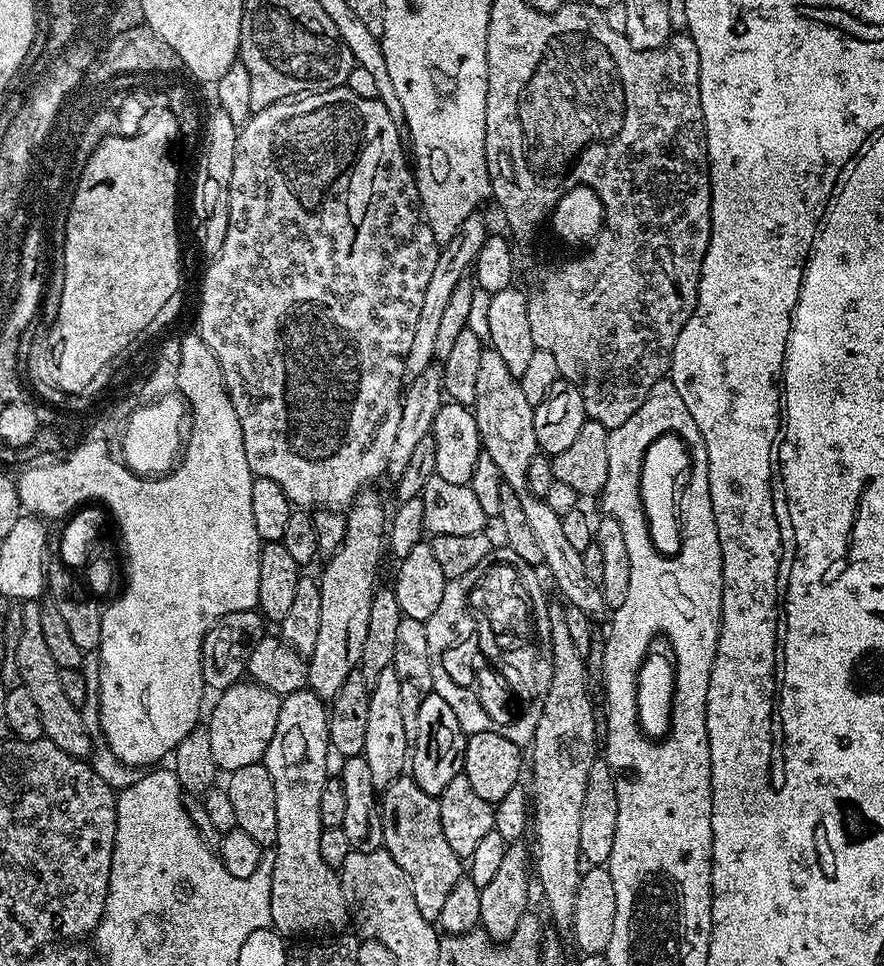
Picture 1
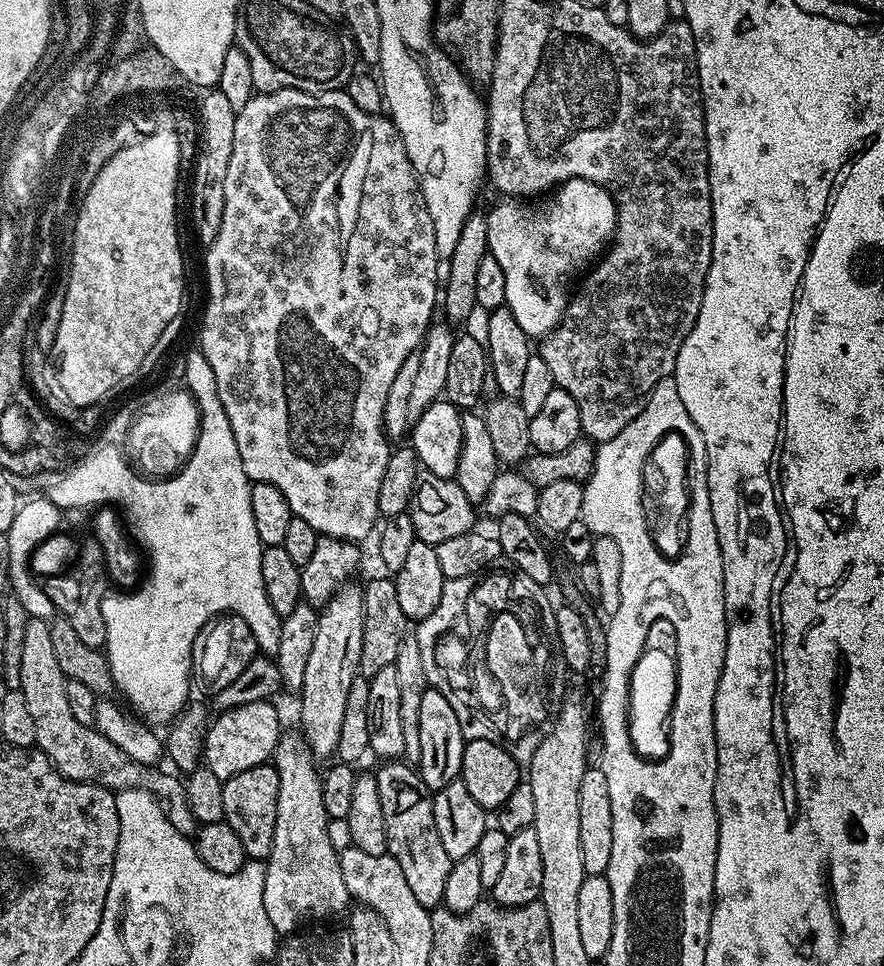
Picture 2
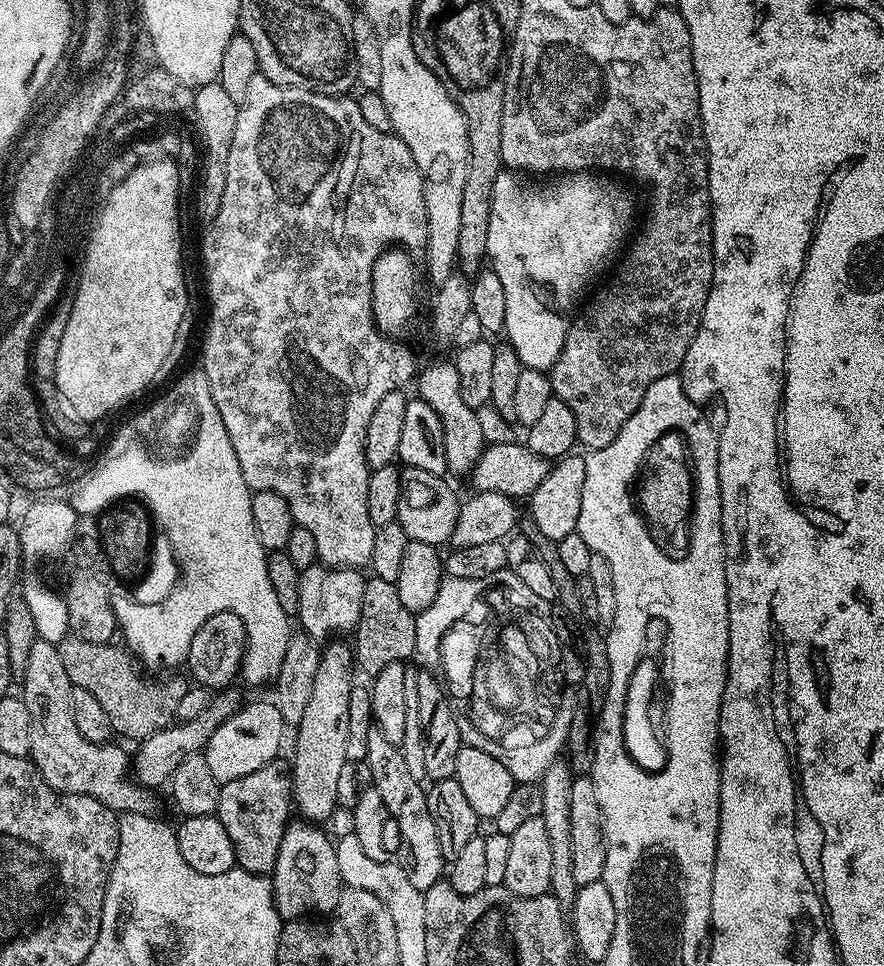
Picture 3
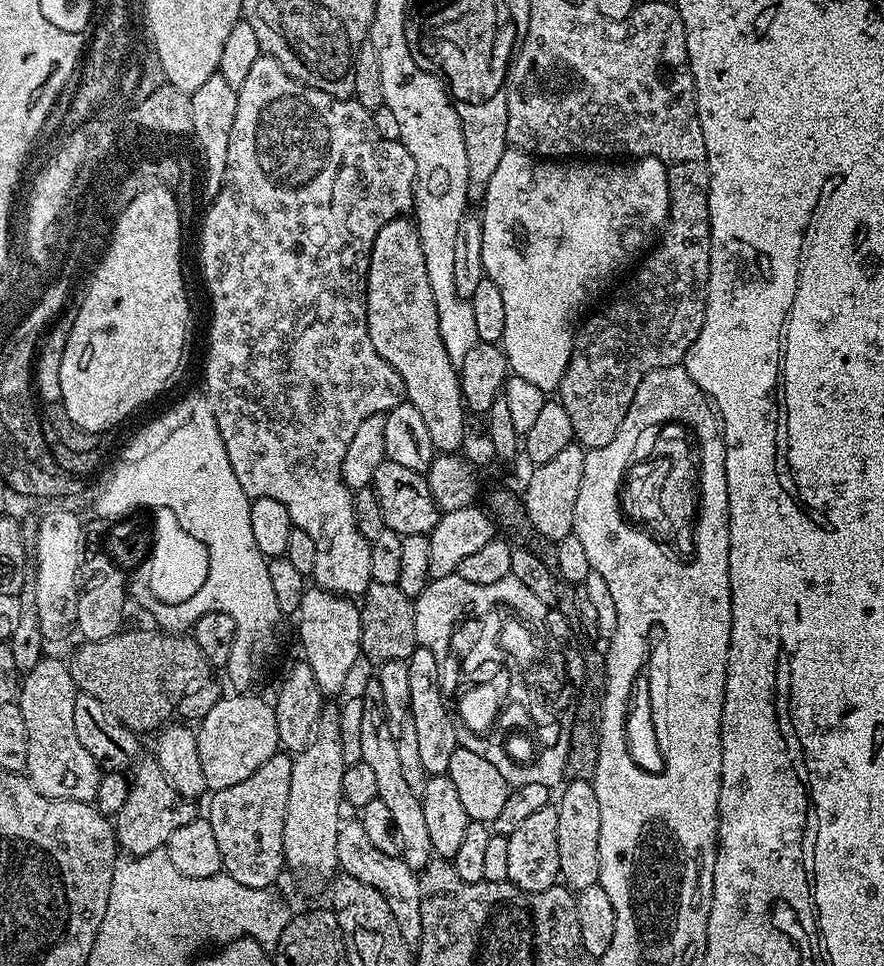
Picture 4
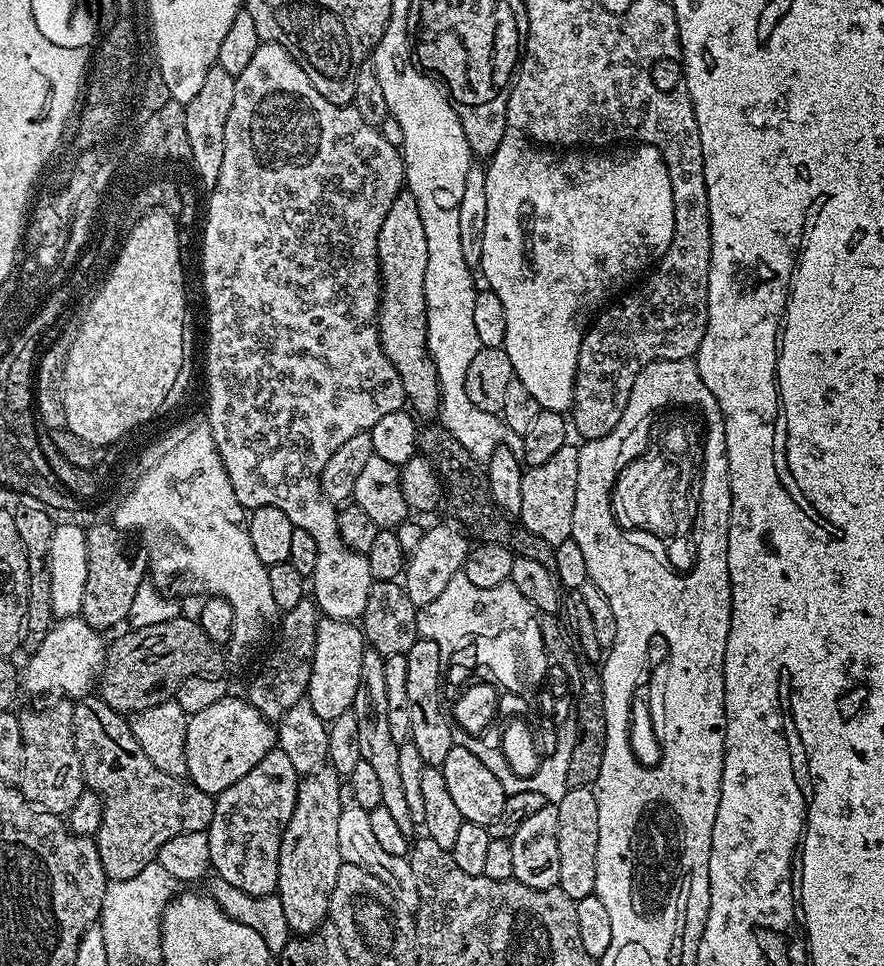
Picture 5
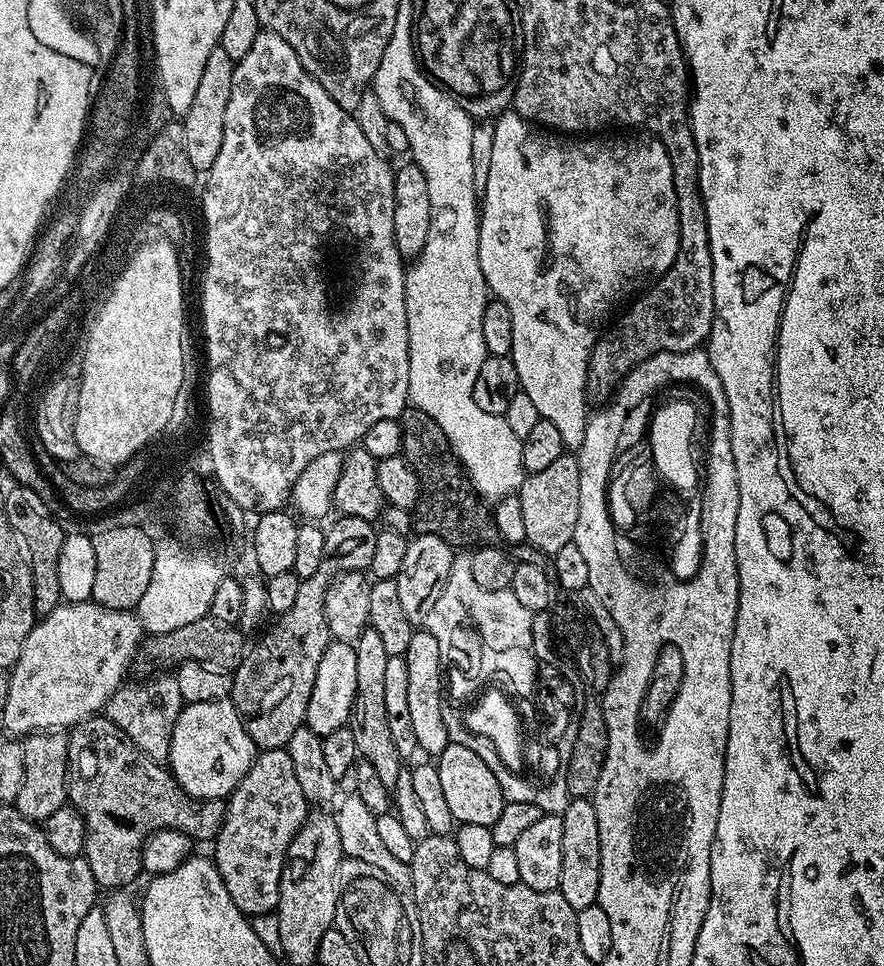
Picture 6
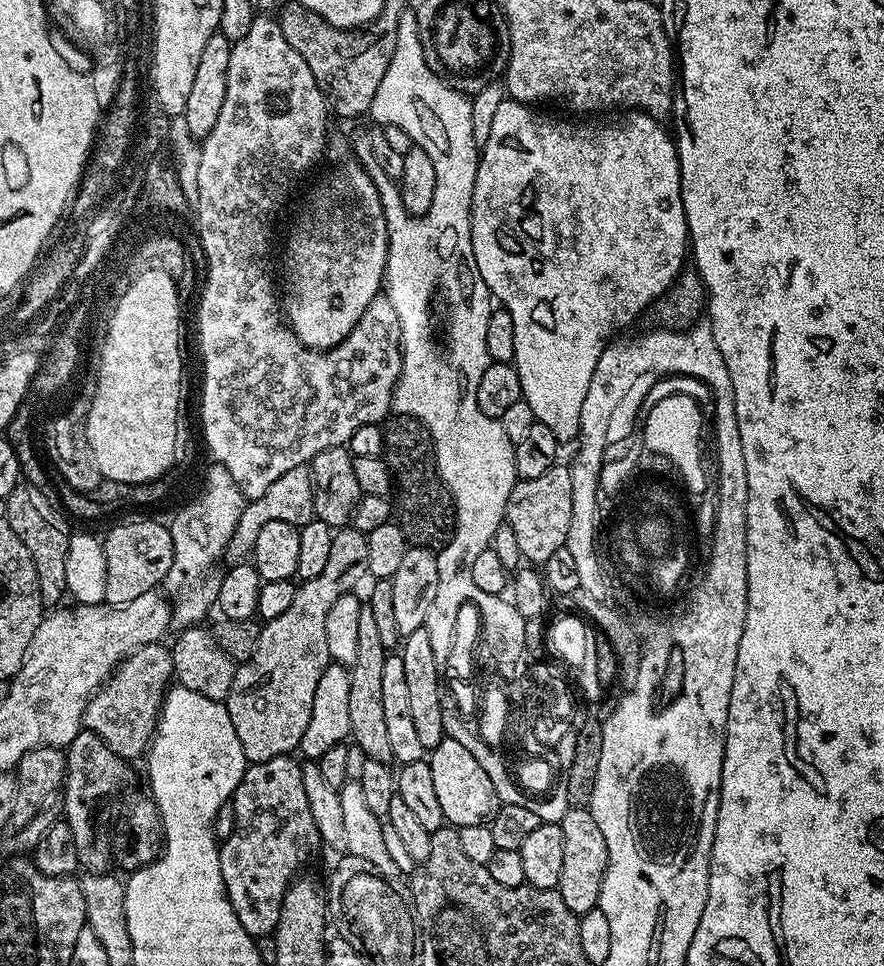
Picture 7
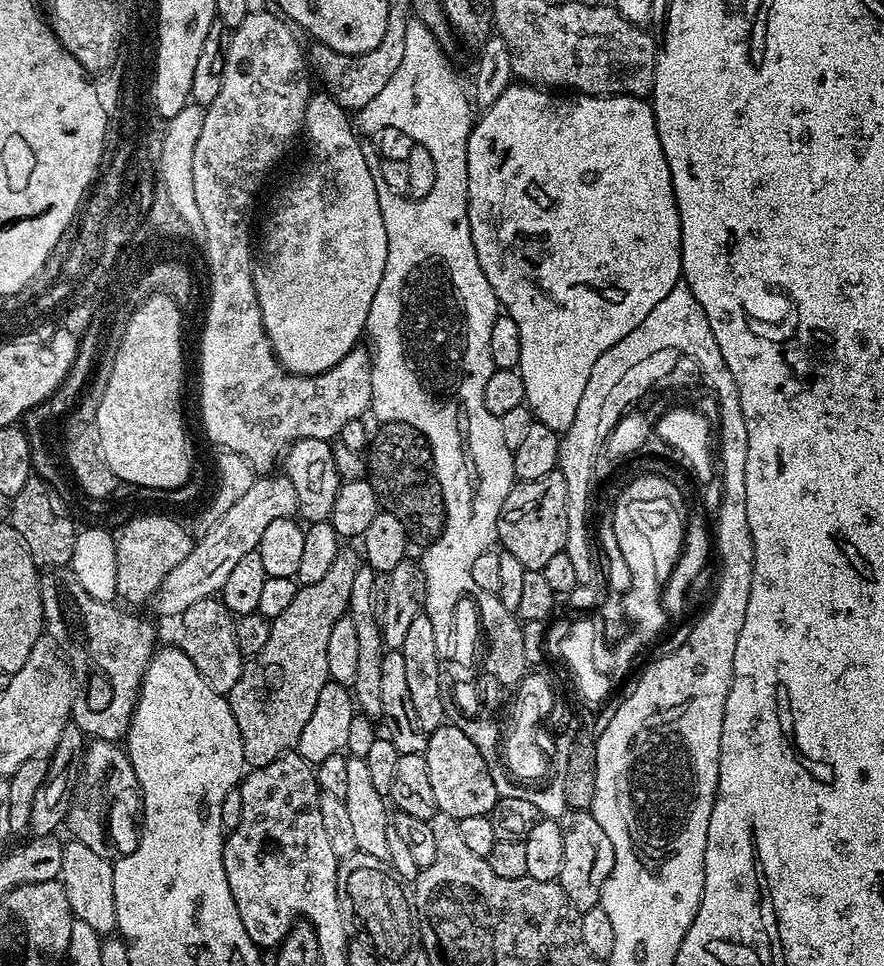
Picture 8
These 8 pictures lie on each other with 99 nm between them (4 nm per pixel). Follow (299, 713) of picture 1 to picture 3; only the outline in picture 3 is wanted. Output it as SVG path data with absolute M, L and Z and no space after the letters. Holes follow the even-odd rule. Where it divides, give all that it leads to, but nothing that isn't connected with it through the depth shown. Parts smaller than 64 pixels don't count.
M292 822L285 827L276 865L270 873L272 897L284 922L308 918L313 914L335 913L342 891L333 837L315 823L299 823Z

